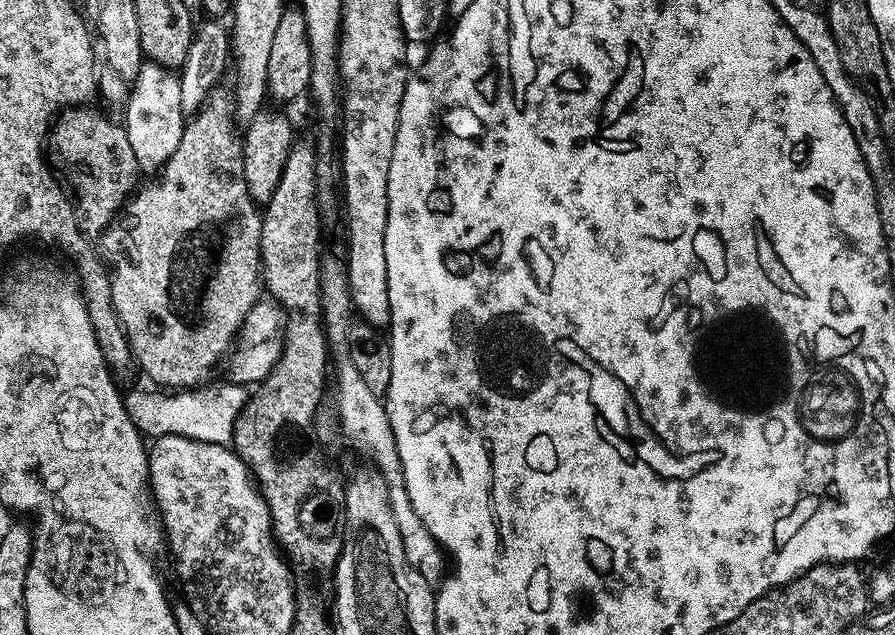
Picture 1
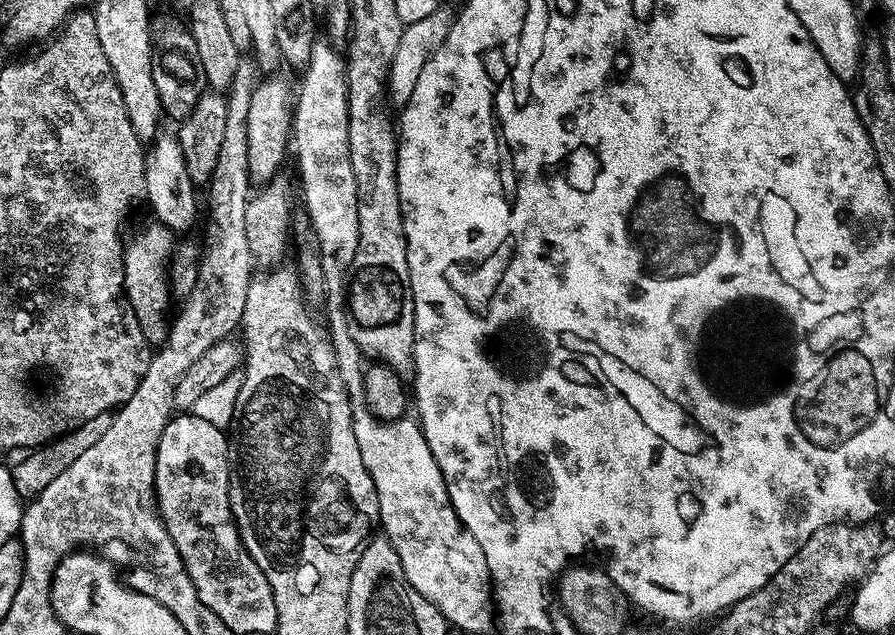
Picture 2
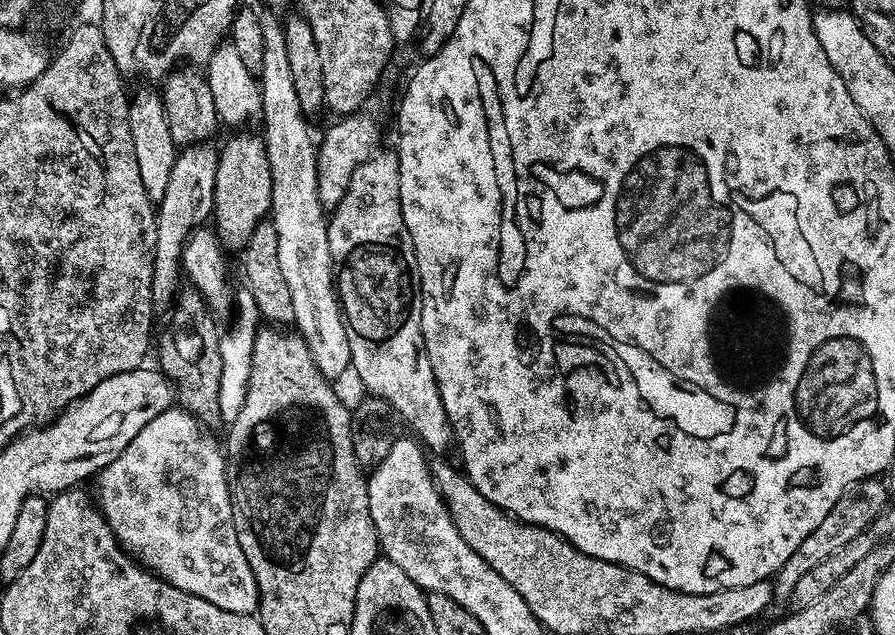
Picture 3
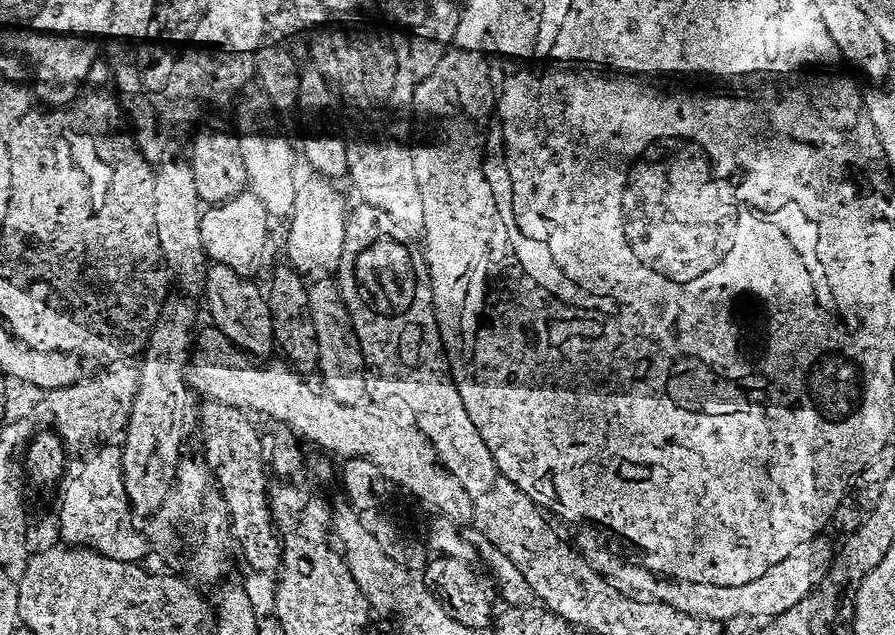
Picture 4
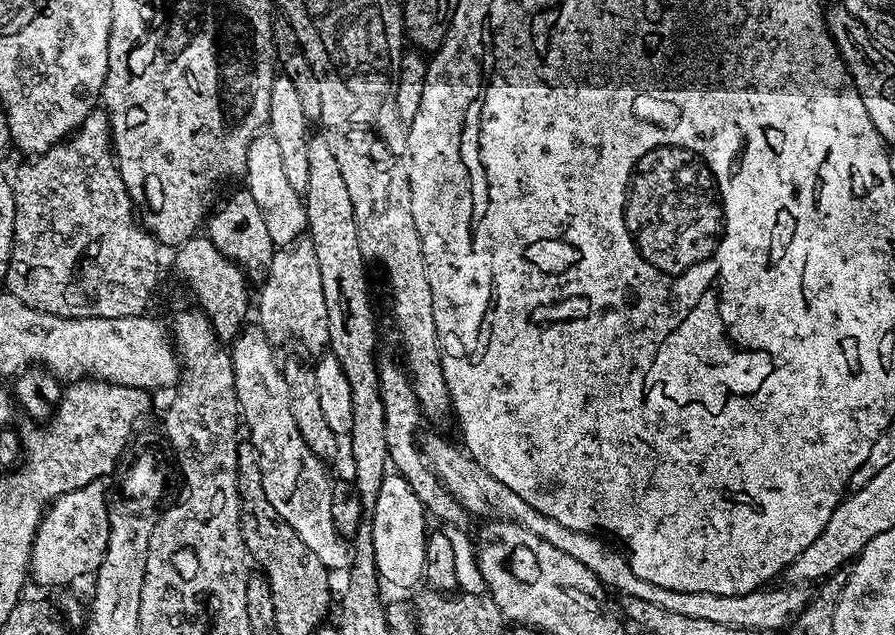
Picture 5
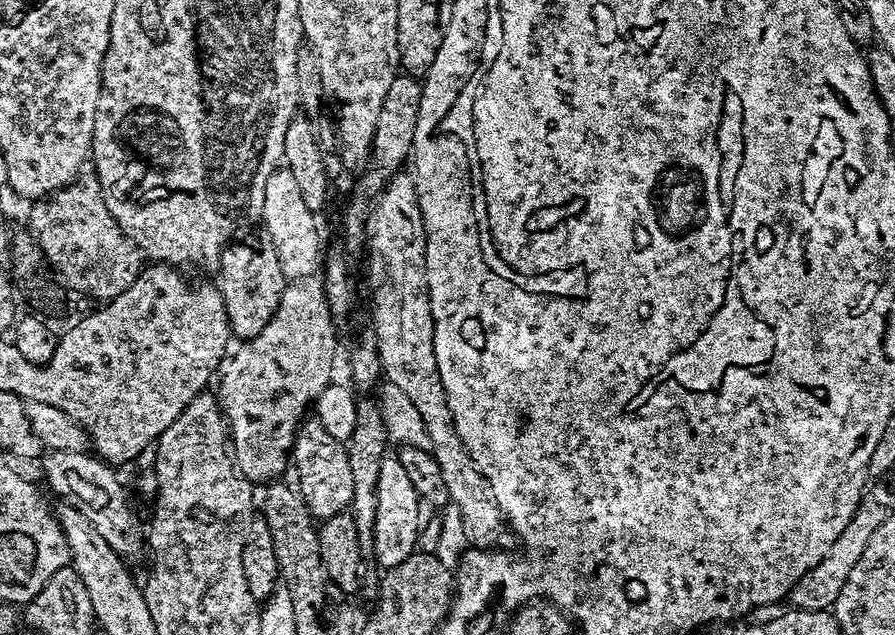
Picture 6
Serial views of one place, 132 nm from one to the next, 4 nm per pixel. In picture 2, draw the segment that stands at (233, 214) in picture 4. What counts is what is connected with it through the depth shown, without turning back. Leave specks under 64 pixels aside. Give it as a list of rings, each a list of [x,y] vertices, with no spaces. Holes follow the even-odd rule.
[[[268,74],[257,83],[250,94],[246,113],[246,162],[249,181],[263,186],[277,175],[280,163],[290,152],[292,114],[294,111],[294,84],[281,74]]]

